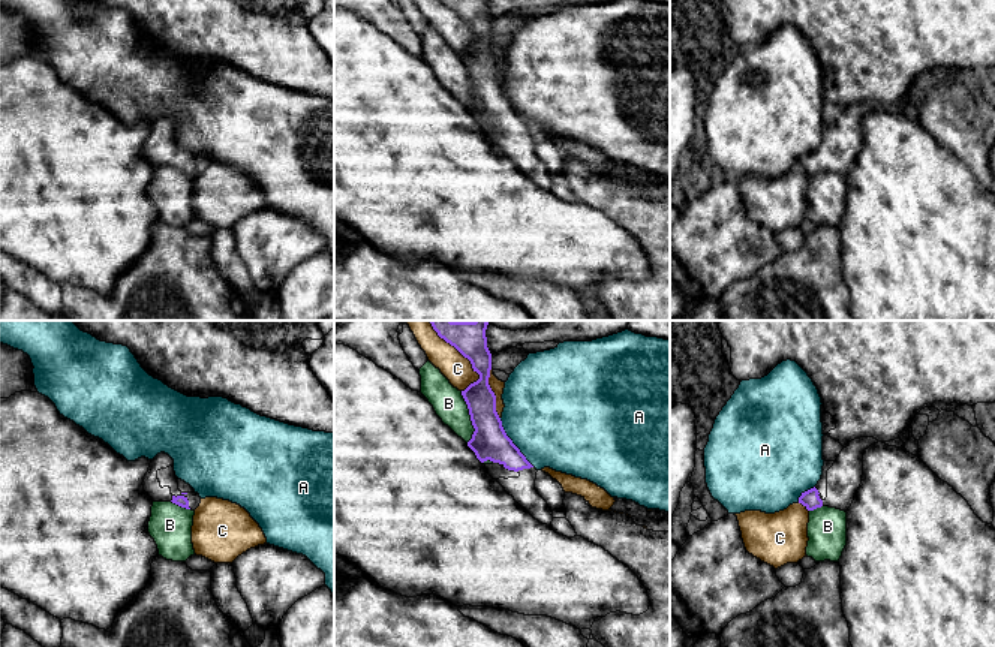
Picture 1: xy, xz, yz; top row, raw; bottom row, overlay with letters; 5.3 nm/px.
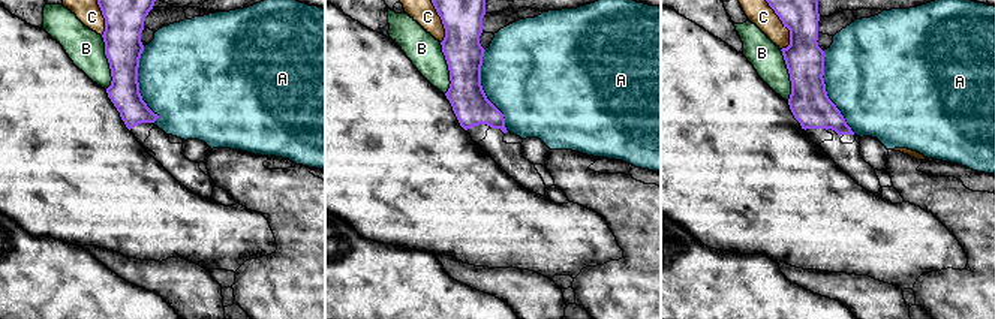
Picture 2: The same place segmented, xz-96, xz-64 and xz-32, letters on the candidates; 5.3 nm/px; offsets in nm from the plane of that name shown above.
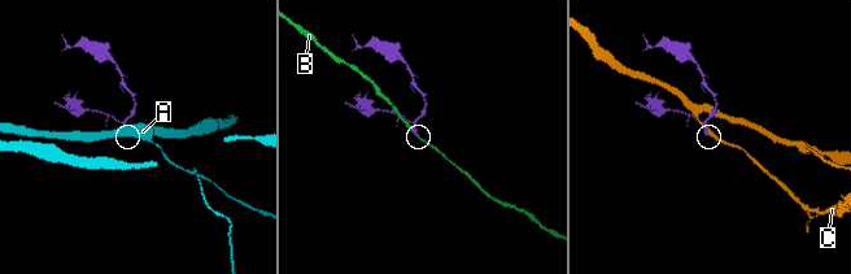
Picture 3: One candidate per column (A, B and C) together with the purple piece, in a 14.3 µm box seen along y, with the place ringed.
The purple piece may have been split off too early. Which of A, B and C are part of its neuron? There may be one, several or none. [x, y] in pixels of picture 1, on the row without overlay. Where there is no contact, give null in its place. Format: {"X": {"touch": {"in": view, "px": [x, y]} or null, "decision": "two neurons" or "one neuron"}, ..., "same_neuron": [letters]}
{"A": {"touch": {"in": "xz", "px": [511, 107]}, "decision": "two neurons"}, "B": {"touch": {"in": "xz", "px": [471, 81]}, "decision": "two neurons"}, "C": {"touch": {"in": "xz", "px": [469, 24]}, "decision": "two neurons"}, "same_neuron": []}

